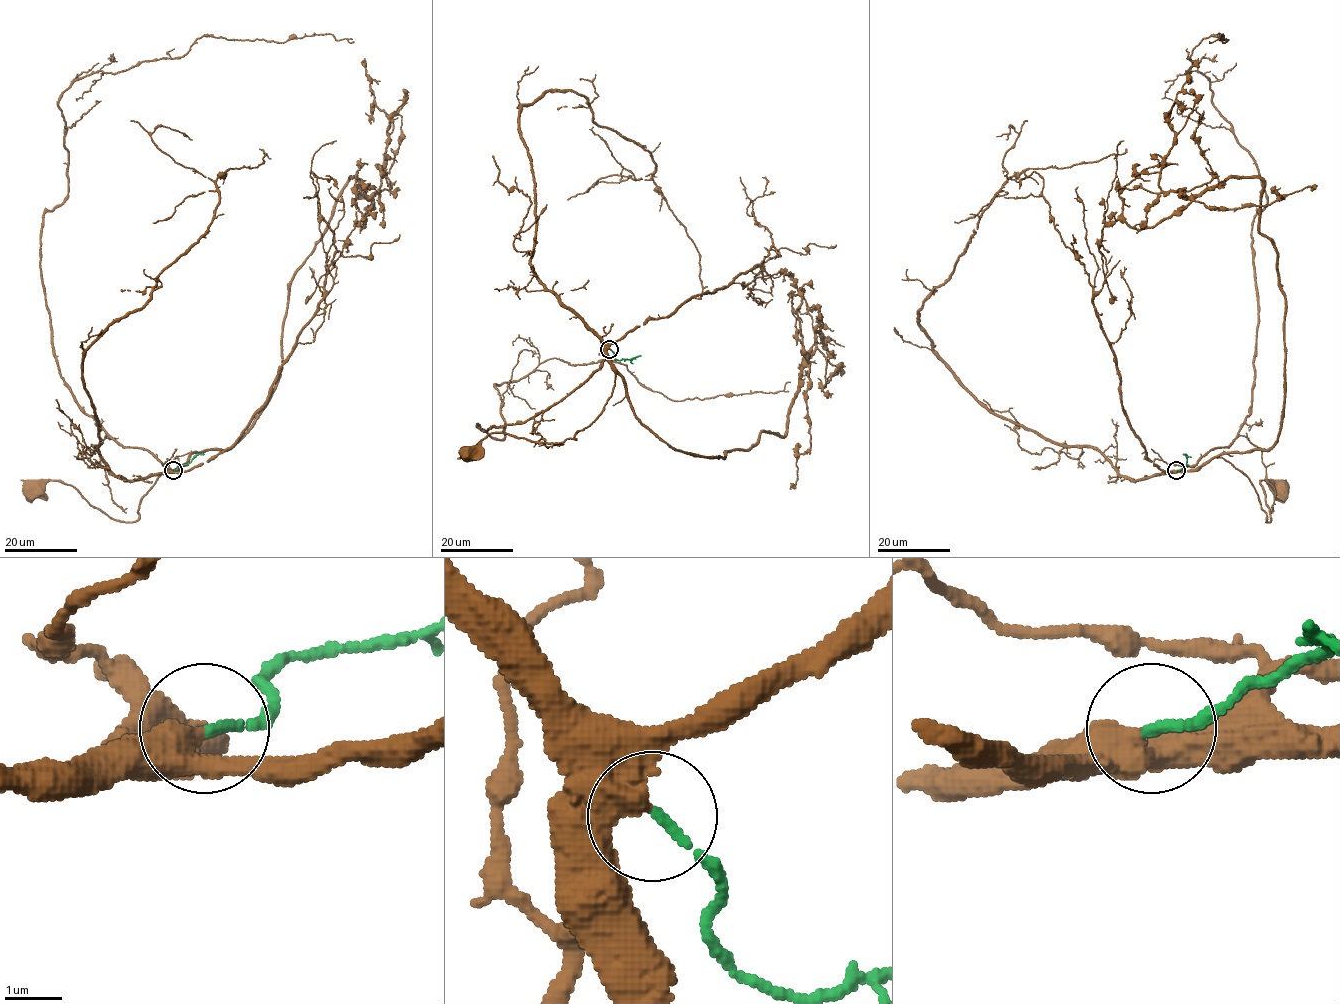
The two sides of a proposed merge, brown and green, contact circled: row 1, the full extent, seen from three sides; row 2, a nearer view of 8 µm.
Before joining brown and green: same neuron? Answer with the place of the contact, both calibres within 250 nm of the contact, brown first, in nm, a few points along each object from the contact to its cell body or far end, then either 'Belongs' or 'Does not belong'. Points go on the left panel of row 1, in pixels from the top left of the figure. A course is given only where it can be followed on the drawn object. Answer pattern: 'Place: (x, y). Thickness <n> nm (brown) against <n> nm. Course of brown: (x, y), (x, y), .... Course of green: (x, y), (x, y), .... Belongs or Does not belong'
Place: (173, 470). Thickness 550 nm (brown) against 140 nm. Course of brown: (173, 470), (177, 458), (141, 501), (137, 519), (129, 522), (110, 518), (59, 481), (47, 480), (32, 489). Course of green: (173, 470), (204, 454). Belongs

